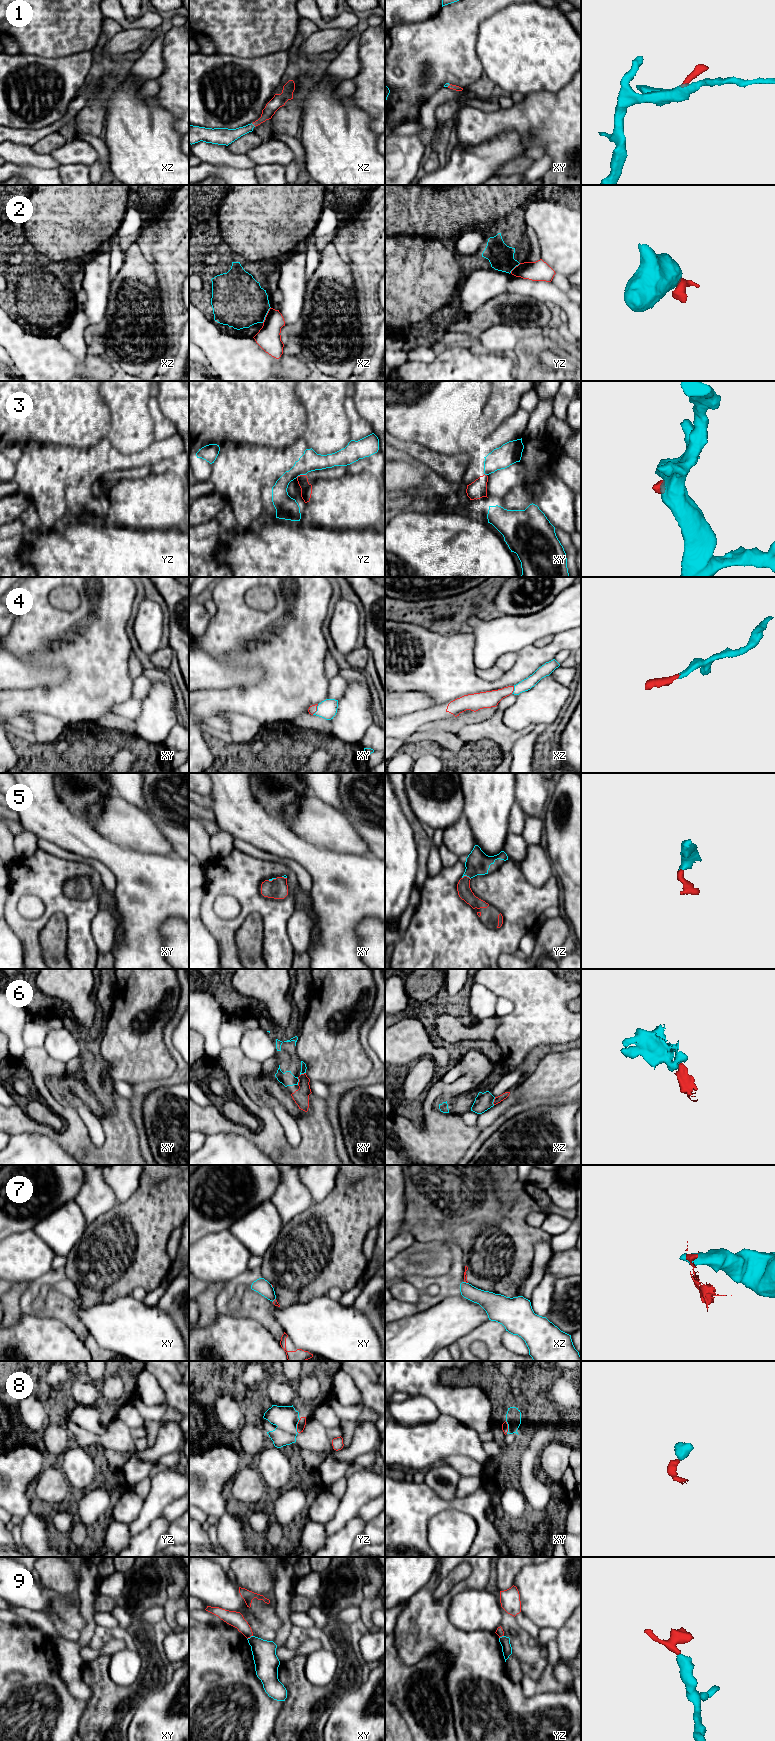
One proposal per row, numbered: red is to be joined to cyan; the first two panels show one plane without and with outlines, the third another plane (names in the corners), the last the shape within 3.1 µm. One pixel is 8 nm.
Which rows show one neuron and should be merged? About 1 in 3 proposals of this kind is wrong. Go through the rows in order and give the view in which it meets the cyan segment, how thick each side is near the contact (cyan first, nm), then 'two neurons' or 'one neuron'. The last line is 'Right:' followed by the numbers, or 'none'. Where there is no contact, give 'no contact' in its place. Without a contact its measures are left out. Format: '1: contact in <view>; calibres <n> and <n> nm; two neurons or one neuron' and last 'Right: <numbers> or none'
1: contact in xz; calibres 140 and 100 nm; one neuron
2: contact in xz; calibres 420 and 190 nm; two neurons
3: contact in yz; calibres 160 and 100 nm; two neurons
4: contact in xy; calibres 160 and 70 nm; one neuron
5: contact in yz; calibres 190 and 110 nm; one neuron
6: contact in xy; calibres 110 and 130 nm; one neuron
7: contact in xz; calibres 160 and 30 nm; two neurons
8: contact in yz; calibres 200 and 70 nm; one neuron
9: contact in xy; calibres 190 and 120 nm; one neuron
Right: 1, 4, 5, 6, 8, 9

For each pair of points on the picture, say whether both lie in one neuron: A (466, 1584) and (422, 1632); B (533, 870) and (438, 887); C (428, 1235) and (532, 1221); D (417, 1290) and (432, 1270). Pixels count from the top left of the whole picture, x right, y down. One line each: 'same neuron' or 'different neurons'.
A: same neuron
B: different neurons
C: different neurons
D: different neurons

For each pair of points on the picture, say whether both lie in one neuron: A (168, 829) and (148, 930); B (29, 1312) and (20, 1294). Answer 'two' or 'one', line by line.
A: two
B: two

